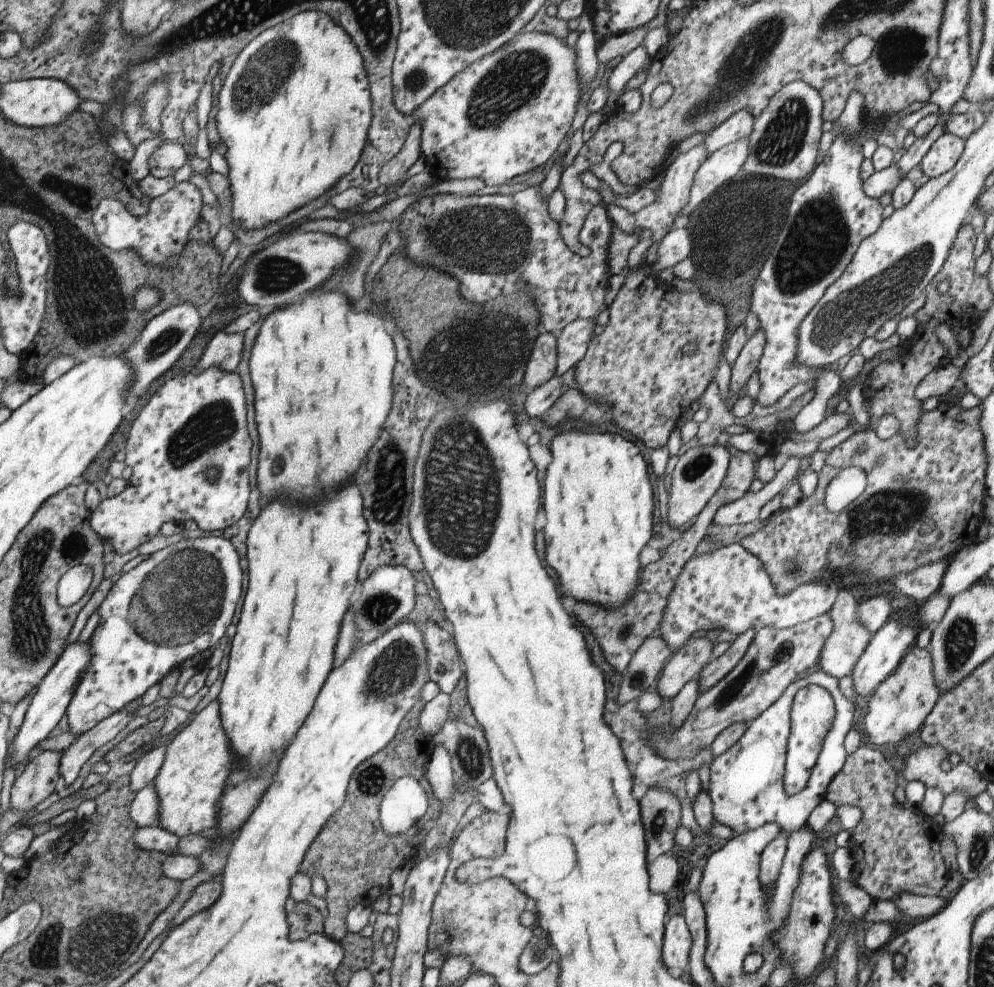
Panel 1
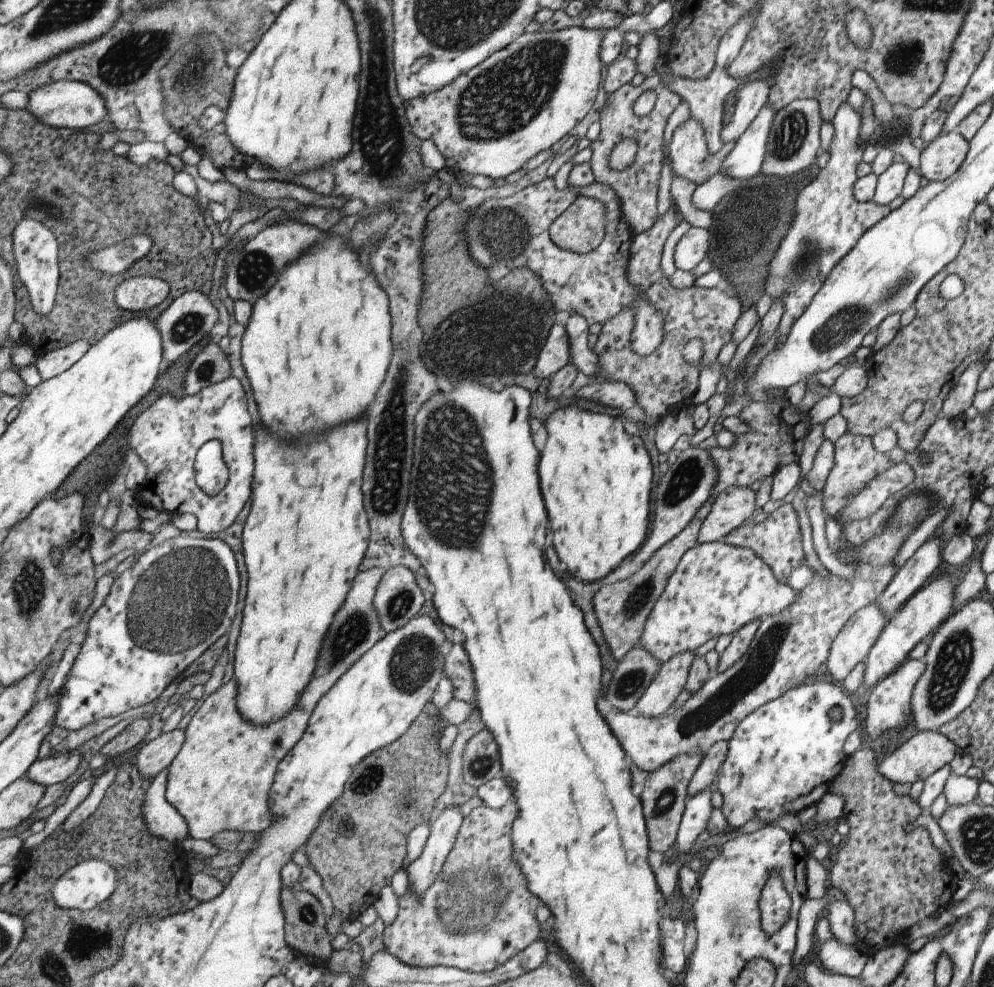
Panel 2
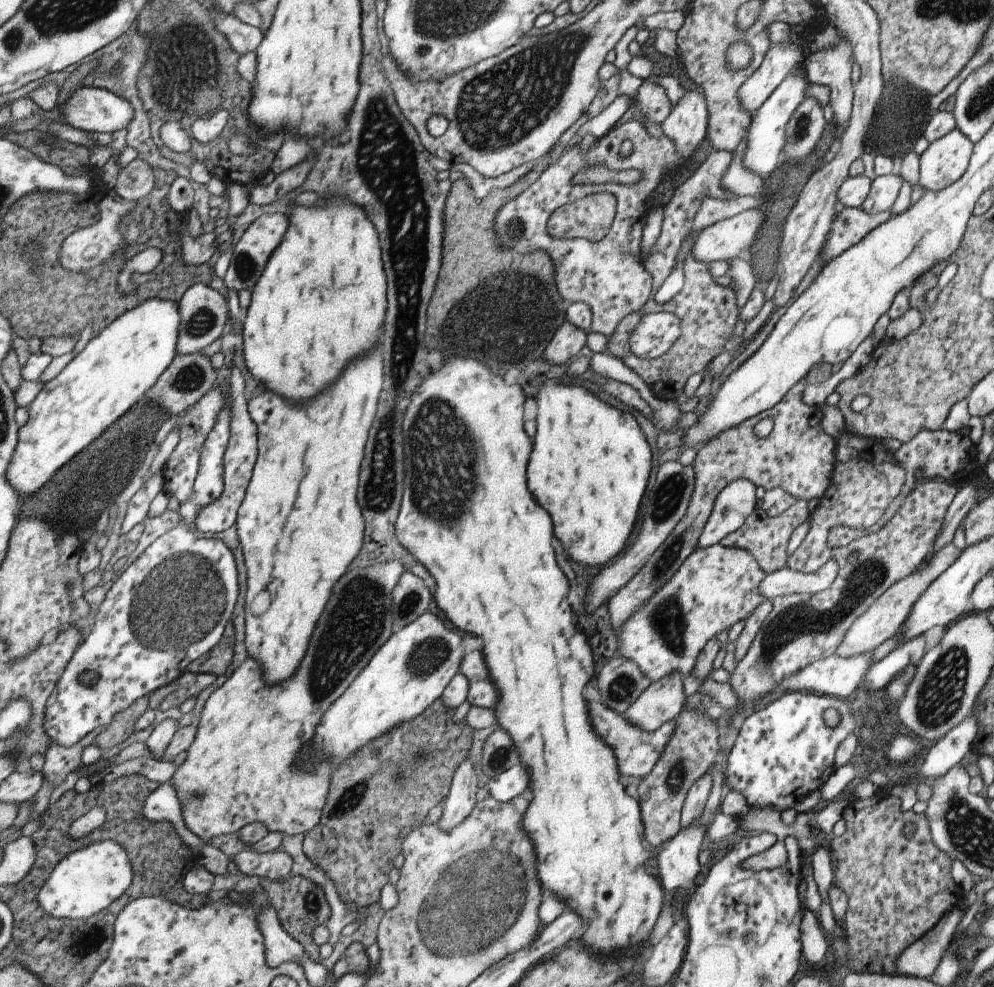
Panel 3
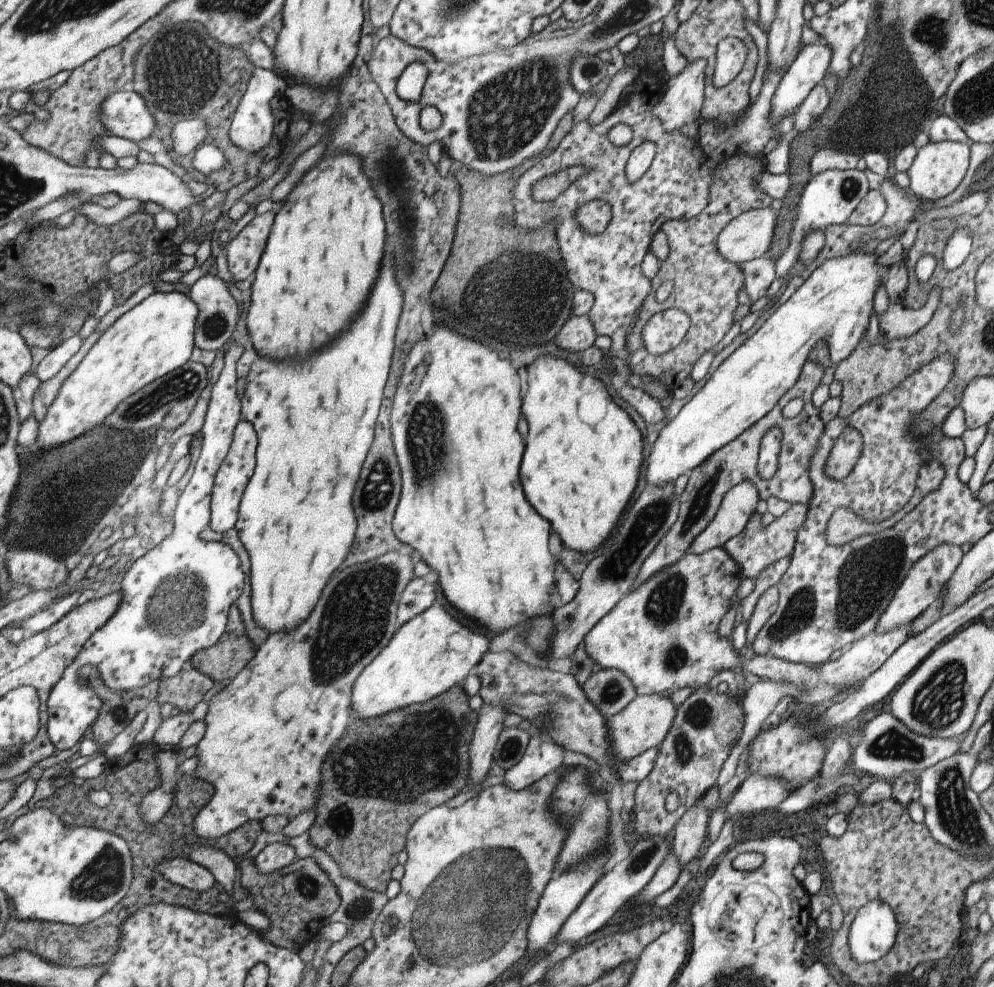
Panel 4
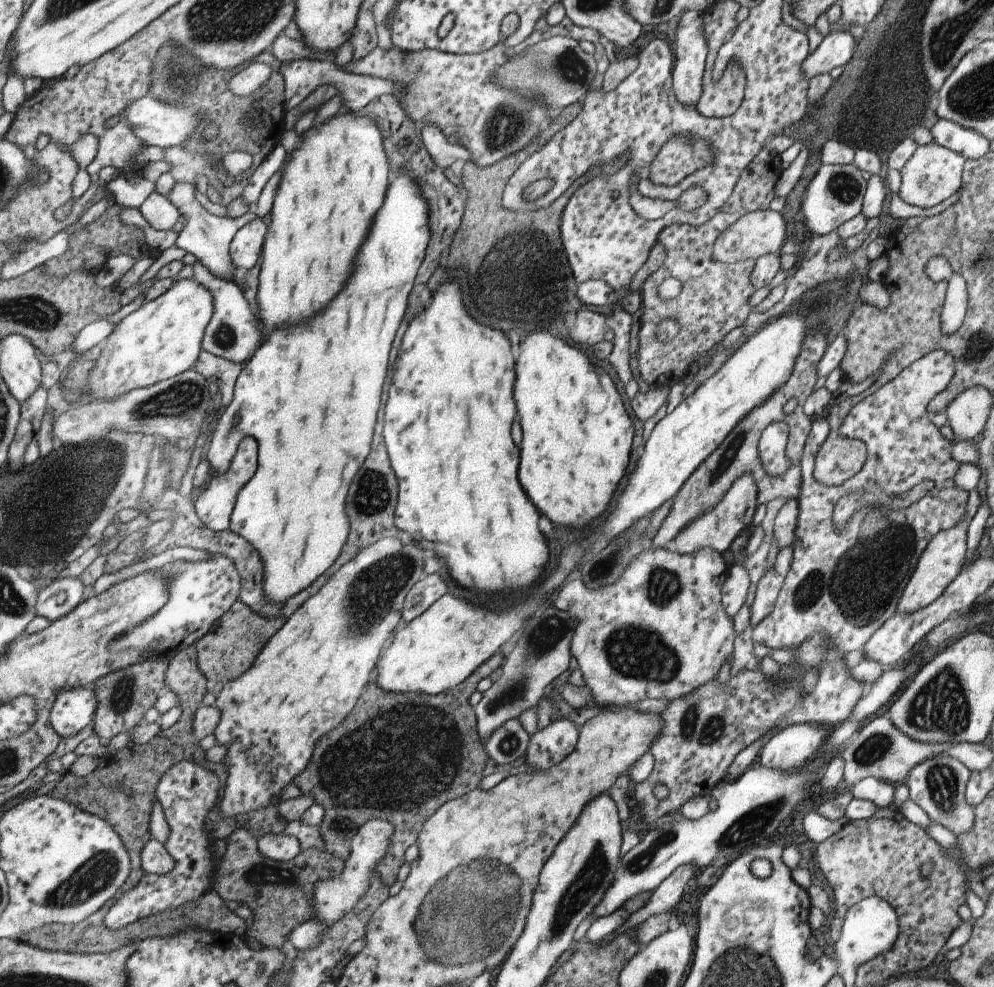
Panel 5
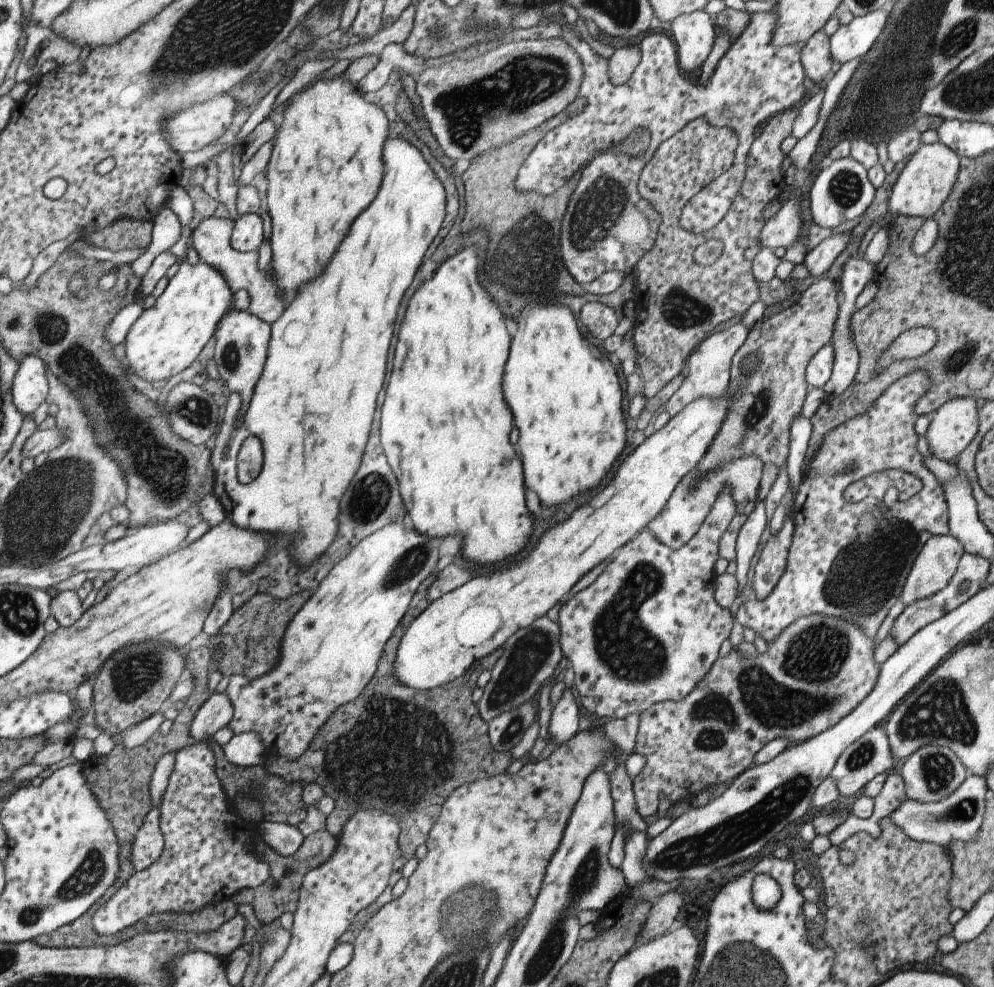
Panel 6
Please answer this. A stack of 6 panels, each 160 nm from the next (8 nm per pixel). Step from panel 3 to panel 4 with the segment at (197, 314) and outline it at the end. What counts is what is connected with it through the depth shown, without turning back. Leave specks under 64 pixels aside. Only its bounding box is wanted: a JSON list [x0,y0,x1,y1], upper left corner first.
[188,274,239,352]

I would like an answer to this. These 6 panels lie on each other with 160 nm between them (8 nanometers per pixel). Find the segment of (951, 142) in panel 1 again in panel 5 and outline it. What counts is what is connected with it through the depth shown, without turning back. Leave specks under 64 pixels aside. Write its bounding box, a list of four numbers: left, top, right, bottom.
[897,142,964,208]

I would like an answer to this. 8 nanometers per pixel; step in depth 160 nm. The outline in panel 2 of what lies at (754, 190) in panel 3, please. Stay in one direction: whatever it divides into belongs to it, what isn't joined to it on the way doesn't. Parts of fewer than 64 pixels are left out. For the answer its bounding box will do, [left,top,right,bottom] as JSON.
[690,171,740,210]

